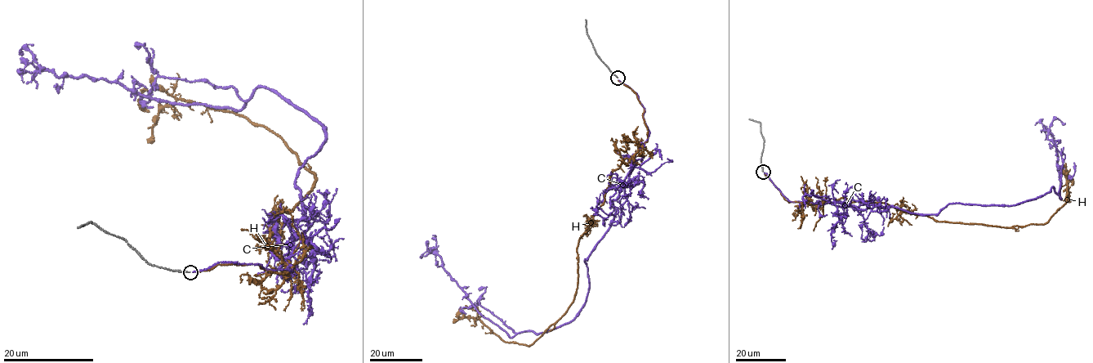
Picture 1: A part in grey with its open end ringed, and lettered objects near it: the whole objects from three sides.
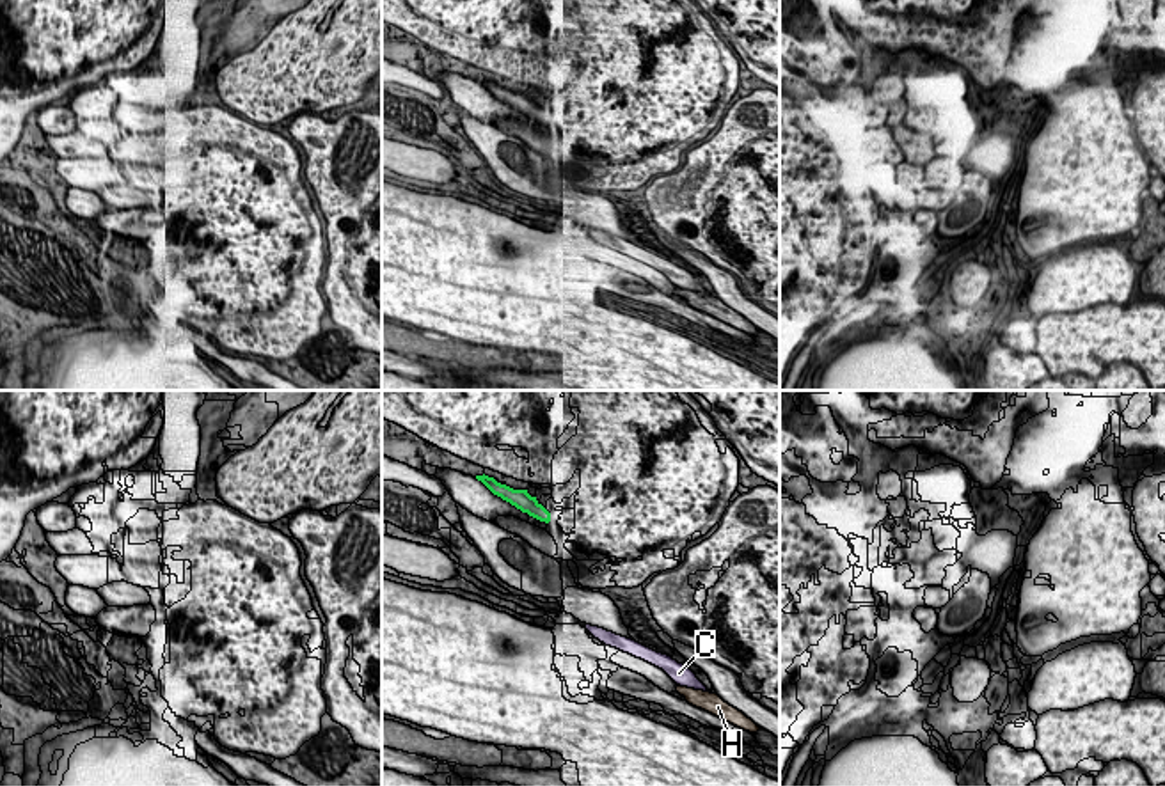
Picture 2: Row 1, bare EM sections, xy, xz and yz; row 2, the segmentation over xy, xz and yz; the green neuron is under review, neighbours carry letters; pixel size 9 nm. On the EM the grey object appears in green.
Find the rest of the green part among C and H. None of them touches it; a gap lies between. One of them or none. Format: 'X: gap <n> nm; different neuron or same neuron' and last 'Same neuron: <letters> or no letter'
C: gap 1000 nm; same neuron
H: gap 1900 nm; different neuron
Same neuron: C

